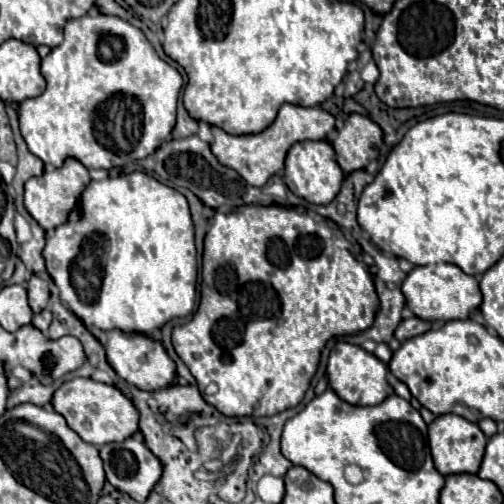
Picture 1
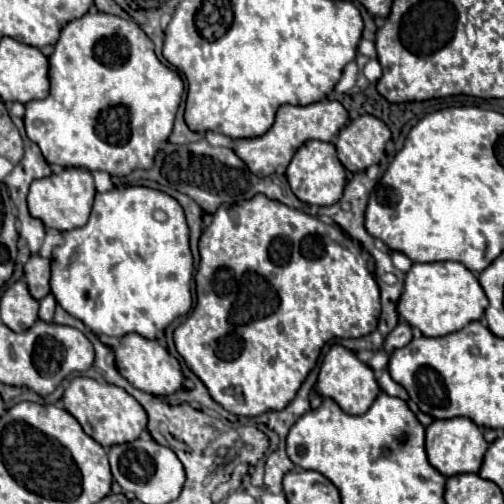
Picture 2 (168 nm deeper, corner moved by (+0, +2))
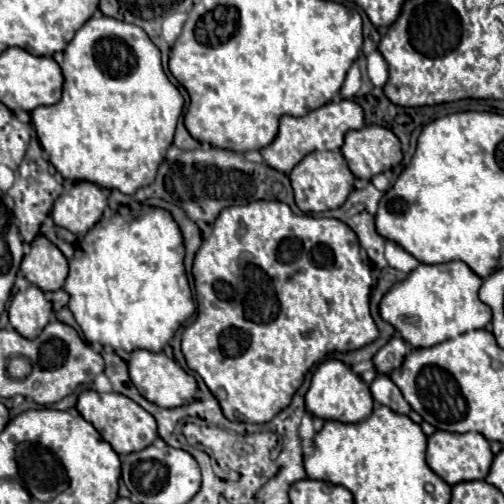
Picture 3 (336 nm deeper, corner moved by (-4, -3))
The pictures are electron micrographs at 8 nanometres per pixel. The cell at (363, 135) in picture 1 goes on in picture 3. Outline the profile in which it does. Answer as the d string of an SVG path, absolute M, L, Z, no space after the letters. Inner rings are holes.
M366 125L358 131L346 133L342 155L348 169L358 179L370 181L374 175L384 173L402 161L402 147L390 129Z

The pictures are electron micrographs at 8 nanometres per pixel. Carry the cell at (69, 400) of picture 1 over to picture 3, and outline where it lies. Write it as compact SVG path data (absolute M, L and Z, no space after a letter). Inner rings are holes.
M88 389L88 391L82 391L78 395L76 409L80 411L80 415L84 419L88 419L96 427L102 441L110 443L110 447L118 455L128 455L128 453L134 453L134 451L142 451L144 447L148 447L158 437L156 419L146 409L142 409L138 403L128 399L126 395L120 395L120 393L96 393L96 391Z

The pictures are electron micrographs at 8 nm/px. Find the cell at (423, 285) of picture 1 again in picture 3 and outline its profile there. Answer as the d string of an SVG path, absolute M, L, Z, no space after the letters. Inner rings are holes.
M450 261L440 265L420 263L404 281L398 281L380 301L380 317L390 323L400 337L412 347L434 347L446 339L462 335L472 329L484 329L492 311L478 299L478 289L482 279L462 261ZM400 313L418 315L418 325L408 325L400 321Z

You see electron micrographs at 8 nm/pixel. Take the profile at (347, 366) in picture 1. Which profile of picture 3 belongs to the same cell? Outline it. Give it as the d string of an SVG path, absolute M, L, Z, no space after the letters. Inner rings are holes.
M330 359L318 365L318 369L312 375L312 383L304 397L304 403L306 403L308 415L320 417L324 421L336 419L340 423L364 421L372 413L372 407L374 407L374 399L370 395L368 385L356 373L352 373L348 365L344 365L338 359Z

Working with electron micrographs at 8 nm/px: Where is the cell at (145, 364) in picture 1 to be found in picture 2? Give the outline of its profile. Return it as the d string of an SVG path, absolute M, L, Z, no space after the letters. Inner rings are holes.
M126 334L120 338L120 344L112 350L116 356L118 372L138 390L154 396L170 396L182 388L182 370L180 362L168 354L164 346L156 340L144 338L140 334Z

